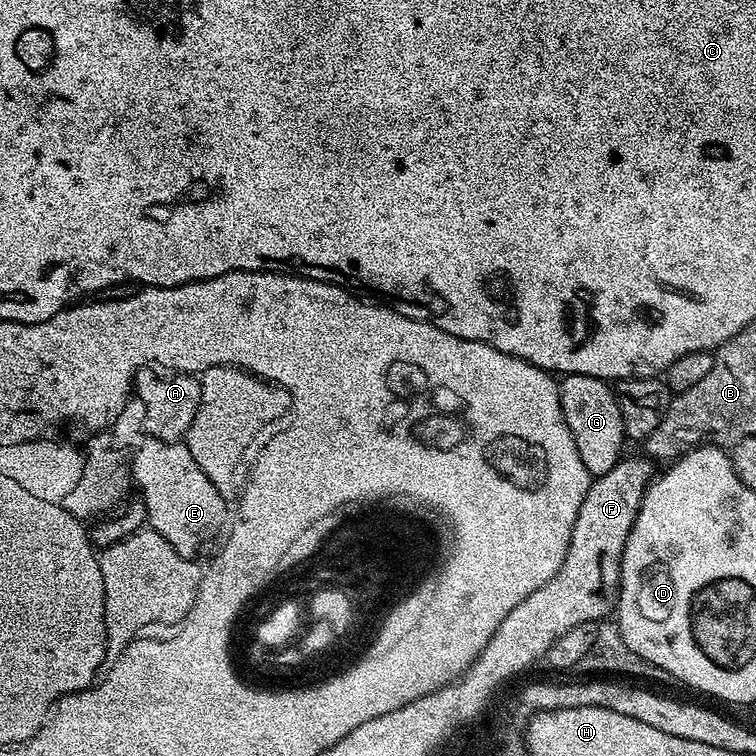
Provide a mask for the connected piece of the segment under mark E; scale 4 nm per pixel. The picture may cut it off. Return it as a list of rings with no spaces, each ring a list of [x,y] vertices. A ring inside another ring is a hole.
[[[157,442],[144,445],[132,456],[131,474],[135,487],[140,487],[138,496],[144,502],[147,527],[162,534],[162,538],[182,554],[182,558],[196,560],[200,543],[210,539],[223,526],[230,504],[222,494],[218,494],[214,482],[210,482],[201,469],[194,470],[189,460],[177,459],[176,472],[172,472],[172,455],[172,448]]]

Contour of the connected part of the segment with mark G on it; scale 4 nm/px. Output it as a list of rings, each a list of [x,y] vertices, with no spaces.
[[[565,375],[559,385],[562,414],[566,418],[566,426],[570,426],[570,434],[574,434],[574,446],[578,446],[582,466],[586,466],[589,477],[595,478],[614,470],[616,463],[622,459],[623,452],[620,451],[626,445],[626,437],[622,410],[616,401],[613,385],[593,376],[570,375]]]

